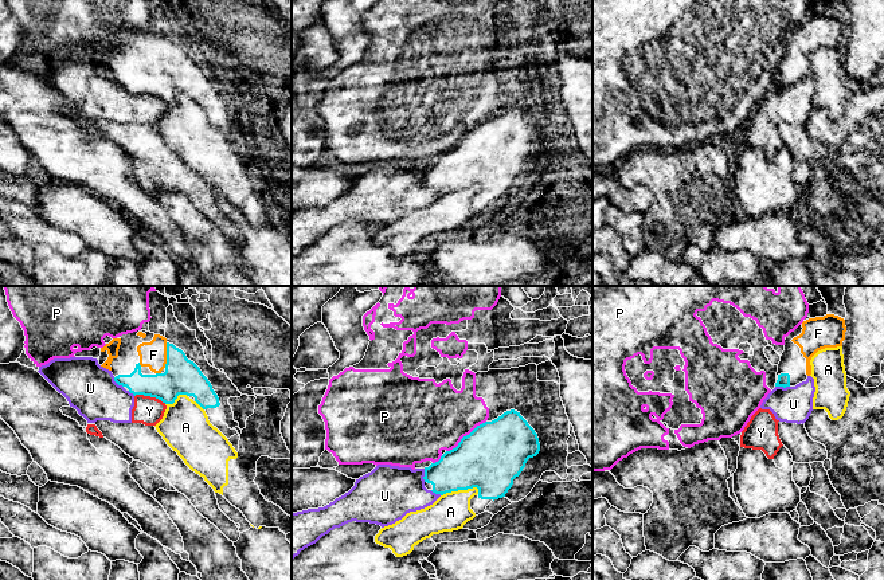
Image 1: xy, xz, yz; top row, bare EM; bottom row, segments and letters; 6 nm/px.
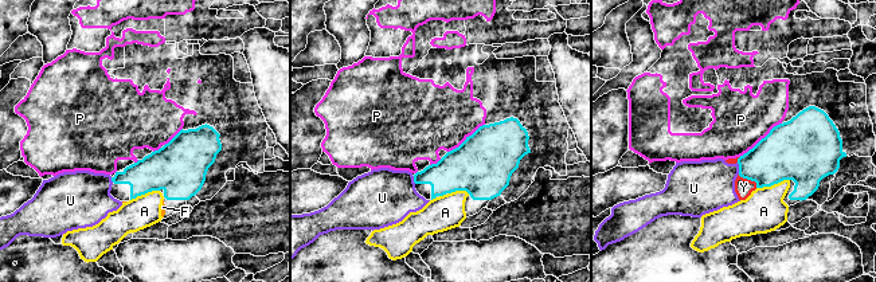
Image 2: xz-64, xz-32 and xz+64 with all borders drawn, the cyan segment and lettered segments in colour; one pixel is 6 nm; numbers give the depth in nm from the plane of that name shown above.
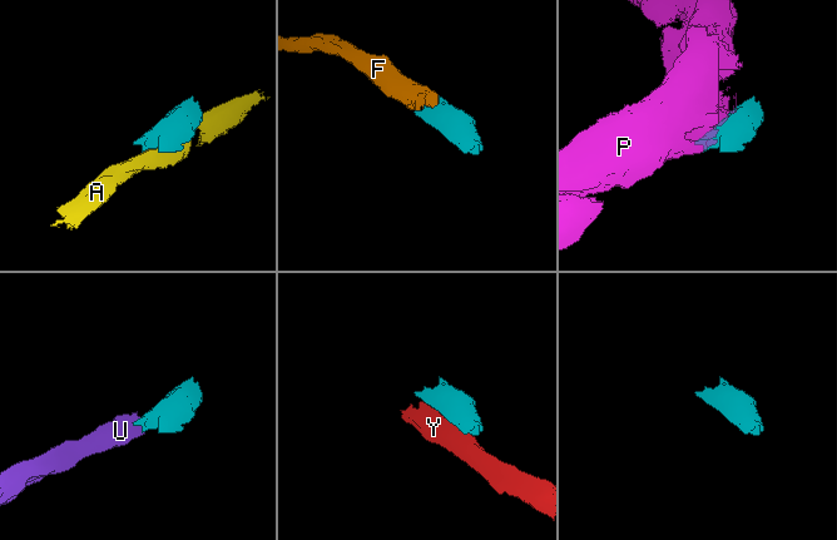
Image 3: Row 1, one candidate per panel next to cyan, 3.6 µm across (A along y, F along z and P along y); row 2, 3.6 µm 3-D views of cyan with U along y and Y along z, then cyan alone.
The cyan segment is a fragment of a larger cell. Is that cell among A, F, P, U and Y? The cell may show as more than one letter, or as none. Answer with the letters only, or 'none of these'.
F

